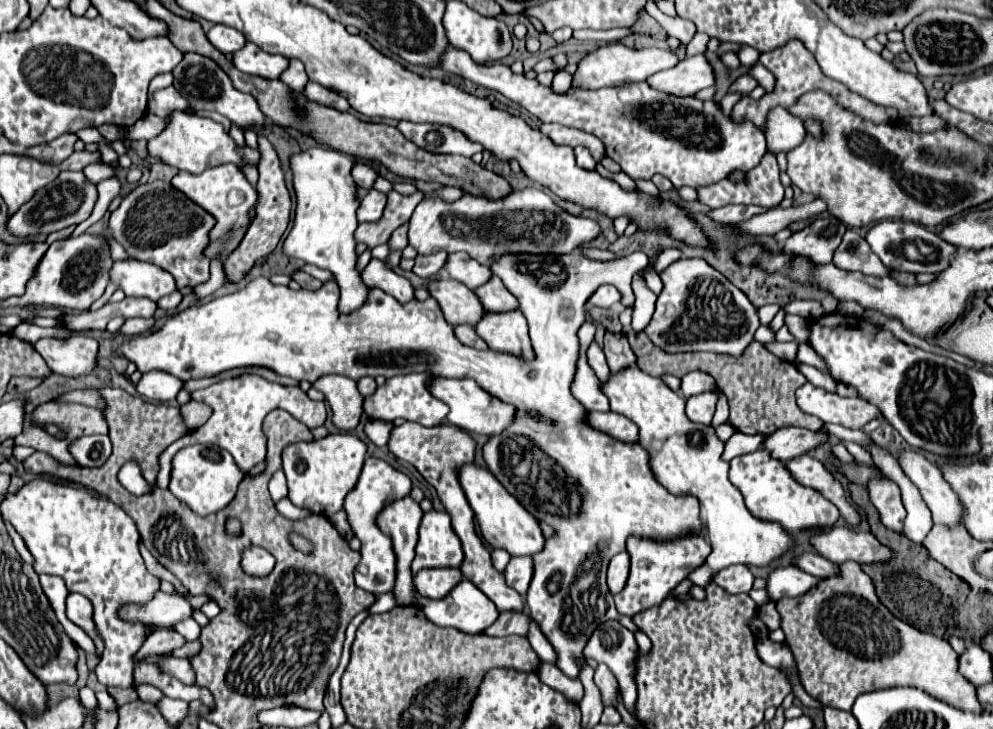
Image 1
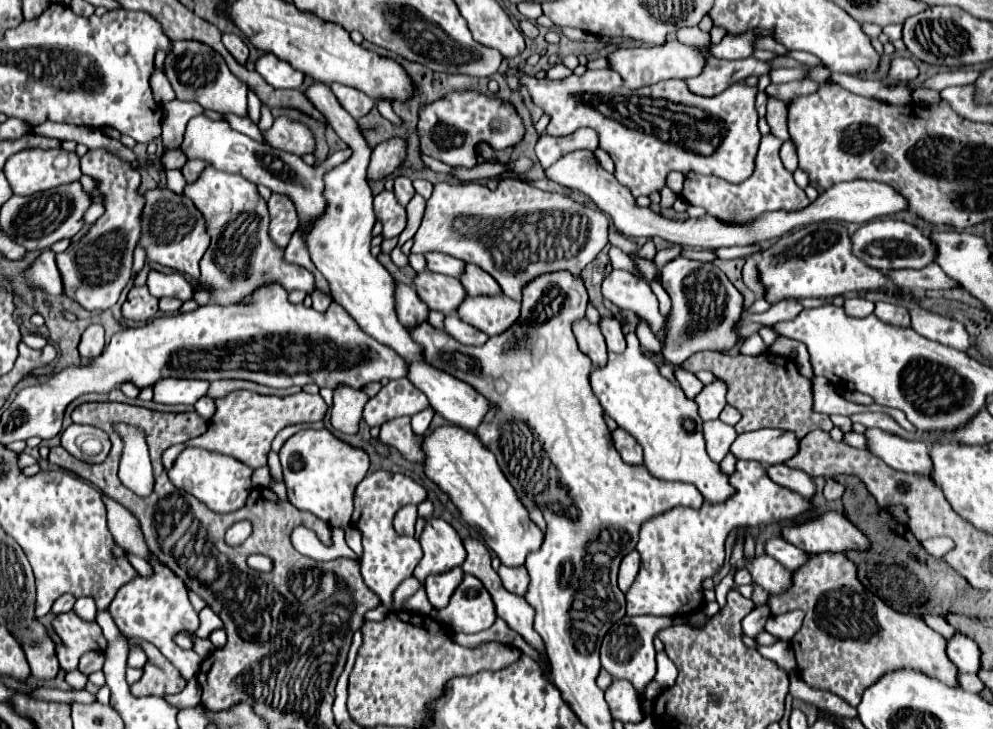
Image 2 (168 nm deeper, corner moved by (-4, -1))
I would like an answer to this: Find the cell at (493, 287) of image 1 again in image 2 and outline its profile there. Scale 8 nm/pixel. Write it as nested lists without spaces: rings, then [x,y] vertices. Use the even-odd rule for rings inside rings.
[[[468,263],[464,267],[464,273],[460,275],[460,283],[466,289],[466,295],[488,295],[488,293],[500,293],[500,287],[496,281],[484,273],[478,265]]]

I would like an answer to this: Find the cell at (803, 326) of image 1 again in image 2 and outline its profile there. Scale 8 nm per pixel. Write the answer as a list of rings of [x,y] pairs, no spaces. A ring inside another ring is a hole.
[[[782,301],[778,305],[772,305],[766,313],[743,314],[738,323],[739,328],[744,327],[744,322],[760,323],[764,327],[772,326],[780,321],[790,321],[794,319],[804,307],[798,301]]]

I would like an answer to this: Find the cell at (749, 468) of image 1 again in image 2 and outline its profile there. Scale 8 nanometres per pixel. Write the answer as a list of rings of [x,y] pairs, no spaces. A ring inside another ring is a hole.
[[[738,461],[736,471],[730,475],[730,485],[734,487],[734,495],[724,503],[704,503],[700,509],[674,507],[642,525],[636,547],[642,557],[642,565],[636,581],[626,593],[628,615],[682,617],[700,611],[704,607],[702,583],[722,569],[726,557],[724,541],[730,529],[742,525],[764,527],[768,523],[794,519],[812,507],[810,501],[798,493],[780,489],[780,485],[776,485],[756,461]]]

